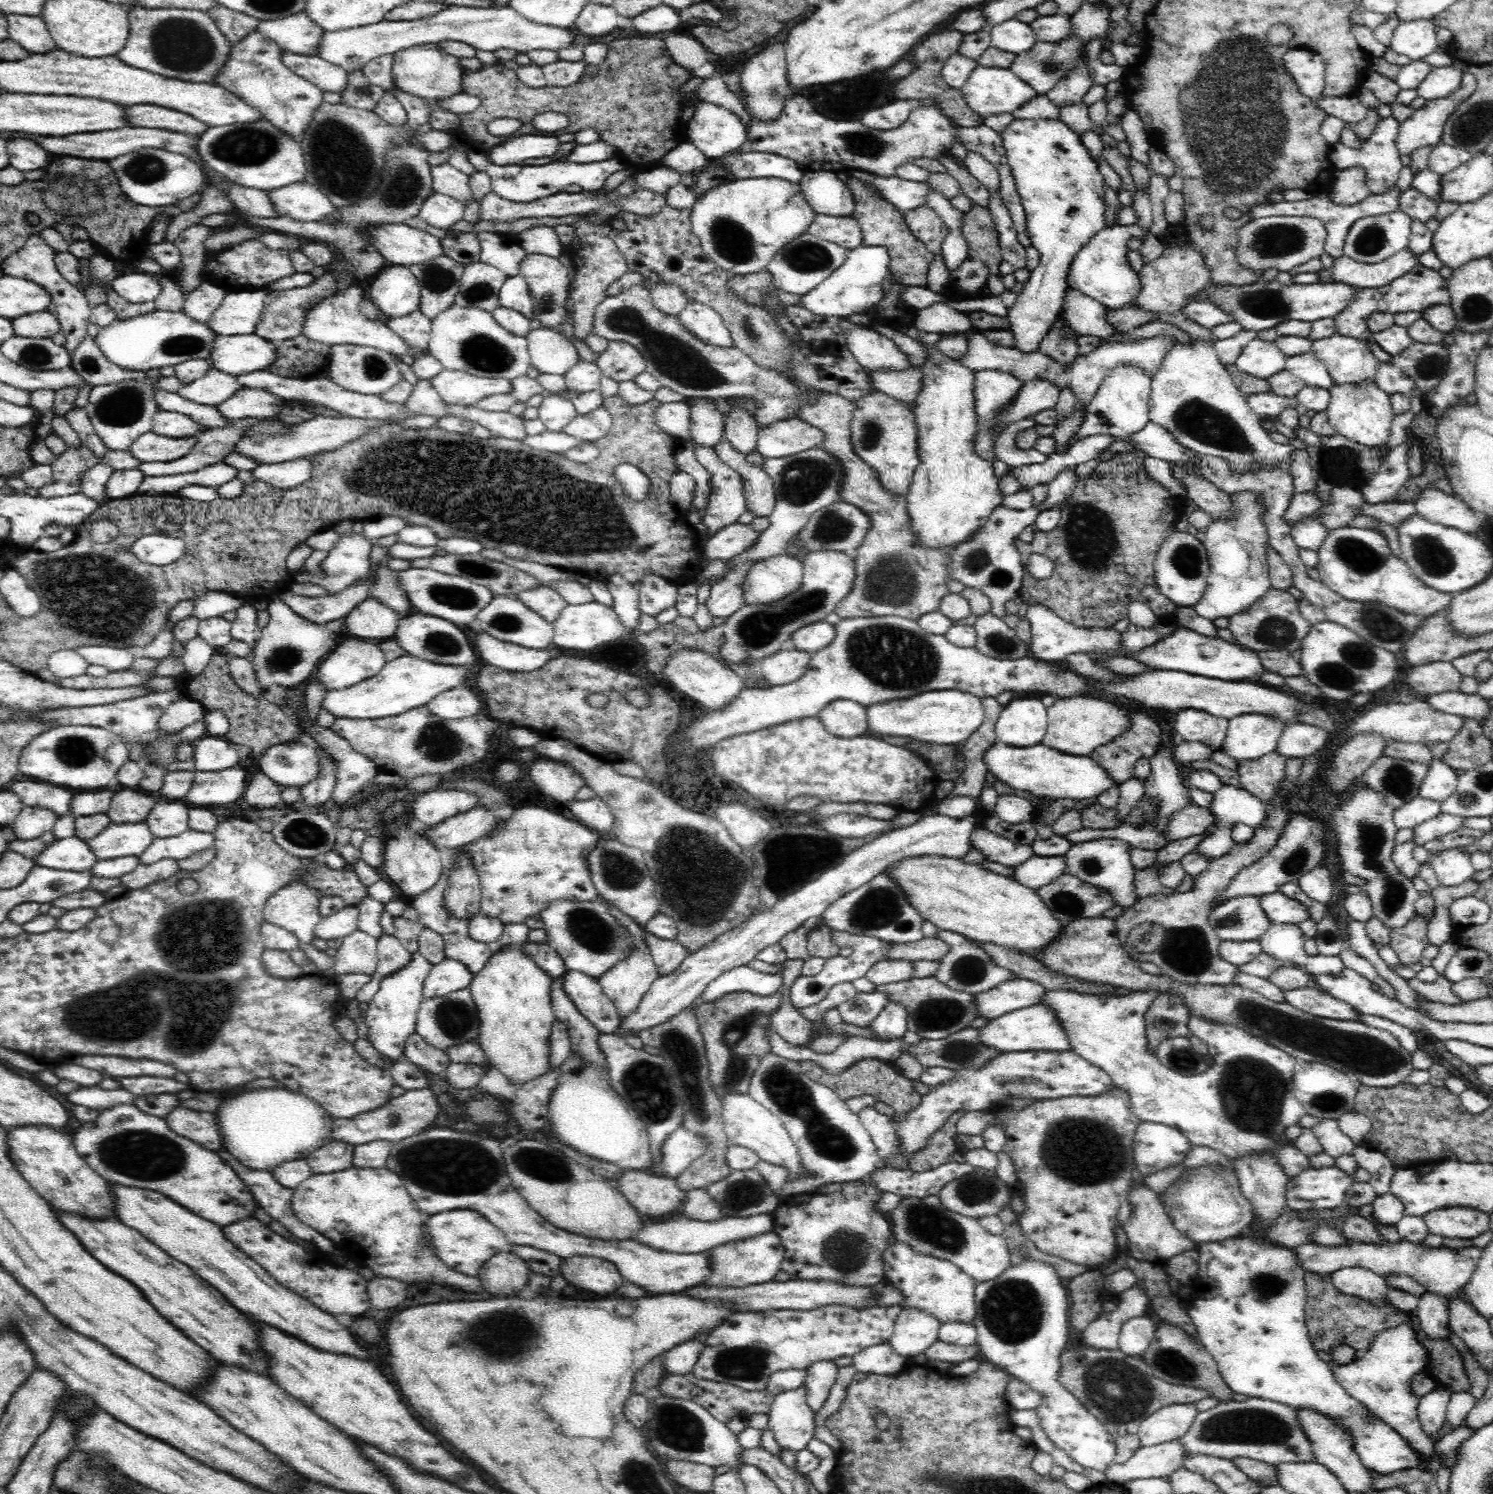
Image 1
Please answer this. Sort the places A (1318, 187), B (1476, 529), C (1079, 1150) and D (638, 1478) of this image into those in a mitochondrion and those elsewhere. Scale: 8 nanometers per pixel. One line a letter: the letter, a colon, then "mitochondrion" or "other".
A: other
B: other
C: mitochondrion
D: mitochondrion

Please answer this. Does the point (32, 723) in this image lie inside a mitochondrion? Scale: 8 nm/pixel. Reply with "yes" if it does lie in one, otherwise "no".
no

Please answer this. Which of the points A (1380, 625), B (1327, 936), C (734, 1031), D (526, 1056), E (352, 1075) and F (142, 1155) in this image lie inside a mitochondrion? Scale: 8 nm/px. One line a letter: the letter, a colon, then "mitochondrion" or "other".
A: mitochondrion
B: mitochondrion
C: mitochondrion
D: other
E: other
F: mitochondrion

